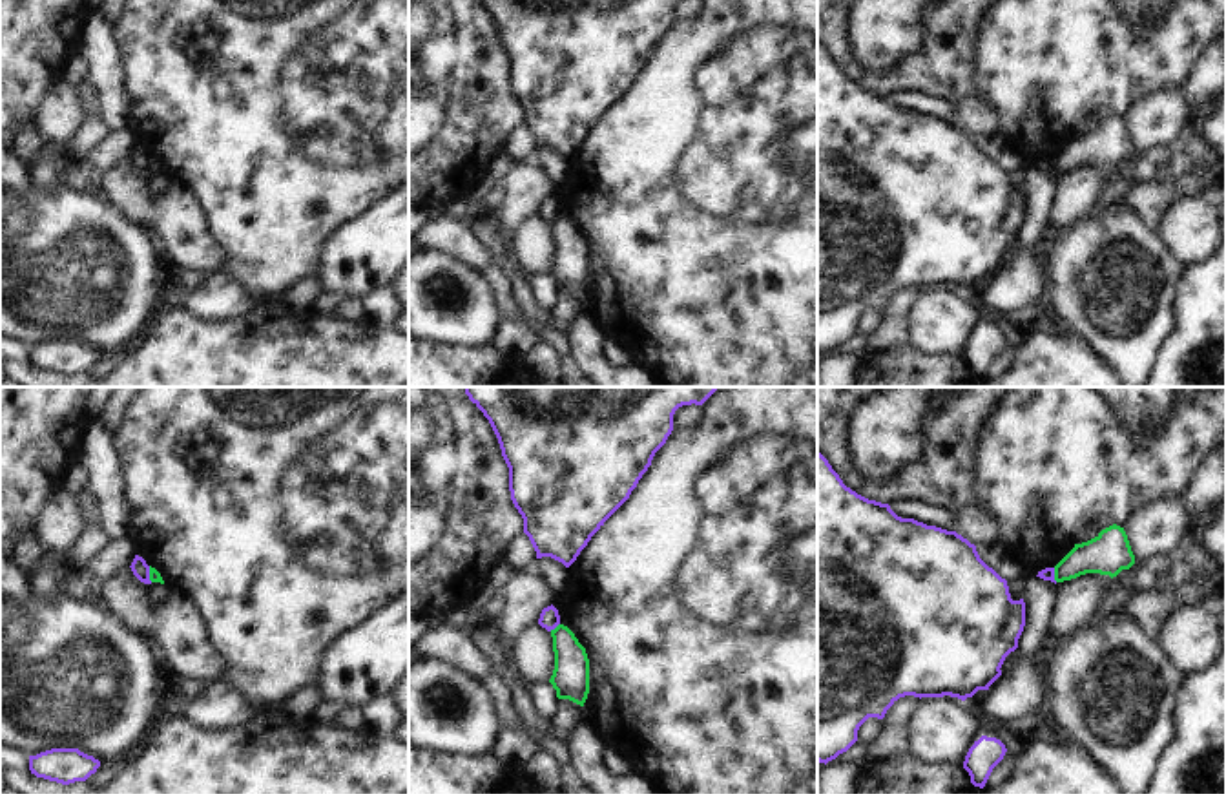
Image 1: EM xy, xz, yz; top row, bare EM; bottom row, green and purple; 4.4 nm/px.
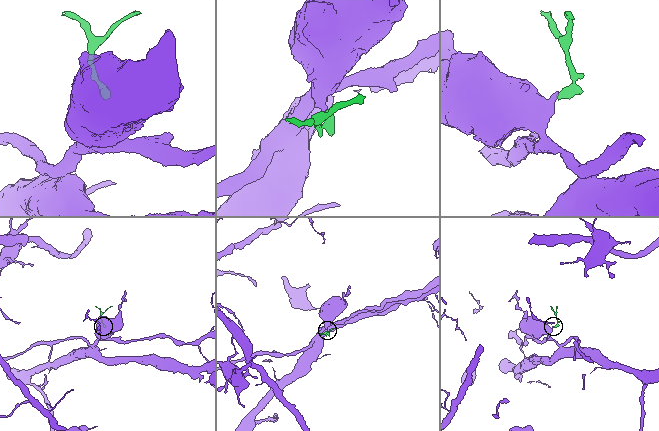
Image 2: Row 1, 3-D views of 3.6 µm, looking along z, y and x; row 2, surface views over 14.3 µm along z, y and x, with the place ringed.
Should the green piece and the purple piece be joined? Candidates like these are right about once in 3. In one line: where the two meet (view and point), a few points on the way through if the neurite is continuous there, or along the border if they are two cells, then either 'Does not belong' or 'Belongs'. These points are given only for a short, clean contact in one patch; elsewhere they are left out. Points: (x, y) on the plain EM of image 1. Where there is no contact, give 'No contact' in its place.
Touches green at xz (555, 219). Boundary: xz (559, 214), (550, 221). Does not belong.

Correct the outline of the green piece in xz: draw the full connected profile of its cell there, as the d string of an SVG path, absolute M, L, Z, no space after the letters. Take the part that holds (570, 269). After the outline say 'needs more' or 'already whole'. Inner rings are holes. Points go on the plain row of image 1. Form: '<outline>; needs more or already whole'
M564 215L551 221L551 228L555 261L549 274L556 281L558 290L569 290L584 298L589 285L589 250L586 239Z; already whole

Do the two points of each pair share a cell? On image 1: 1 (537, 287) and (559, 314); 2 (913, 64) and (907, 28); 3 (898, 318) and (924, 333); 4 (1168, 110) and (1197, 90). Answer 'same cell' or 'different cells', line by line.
1: different cells
2: different cells
3: different cells
4: different cells

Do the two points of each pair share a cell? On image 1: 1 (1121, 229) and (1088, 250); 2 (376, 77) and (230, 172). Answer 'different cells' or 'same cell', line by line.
1: same cell
2: same cell

